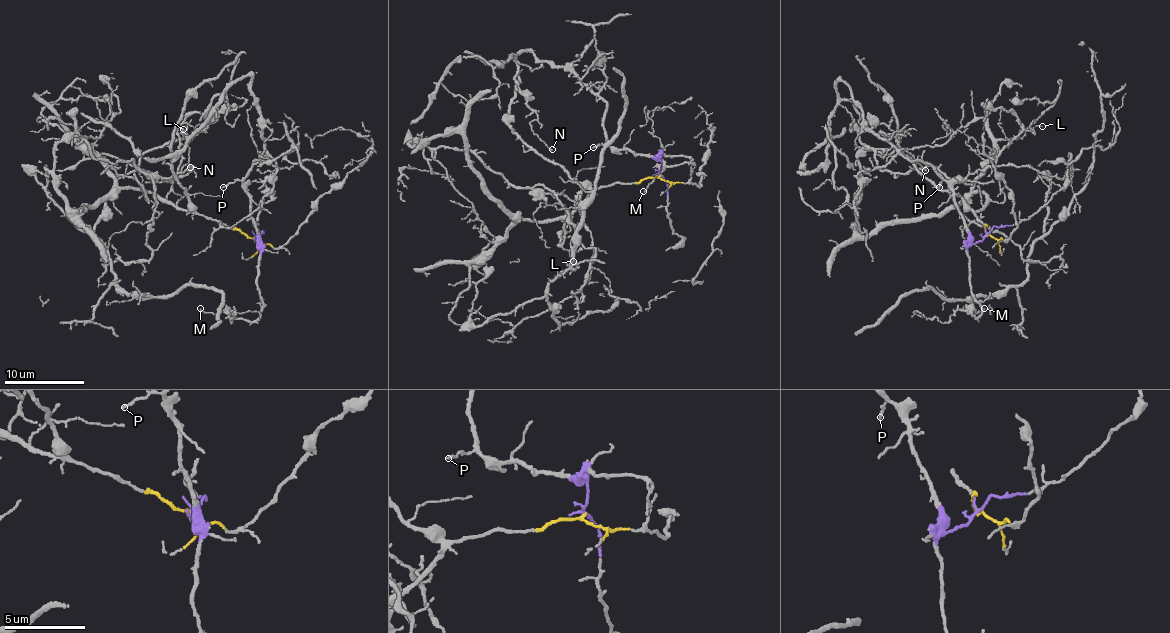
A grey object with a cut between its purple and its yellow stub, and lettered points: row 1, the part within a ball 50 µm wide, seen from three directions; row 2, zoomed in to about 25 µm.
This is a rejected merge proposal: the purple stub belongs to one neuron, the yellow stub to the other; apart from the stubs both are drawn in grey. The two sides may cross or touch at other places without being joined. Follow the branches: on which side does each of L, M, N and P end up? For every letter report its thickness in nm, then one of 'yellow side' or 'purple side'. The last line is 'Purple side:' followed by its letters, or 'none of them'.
L: 90 nm | yellow side
M: 110 nm | purple side
N: 110 nm | purple side
P: 150 nm | purple side
Purple side: M, N, P

